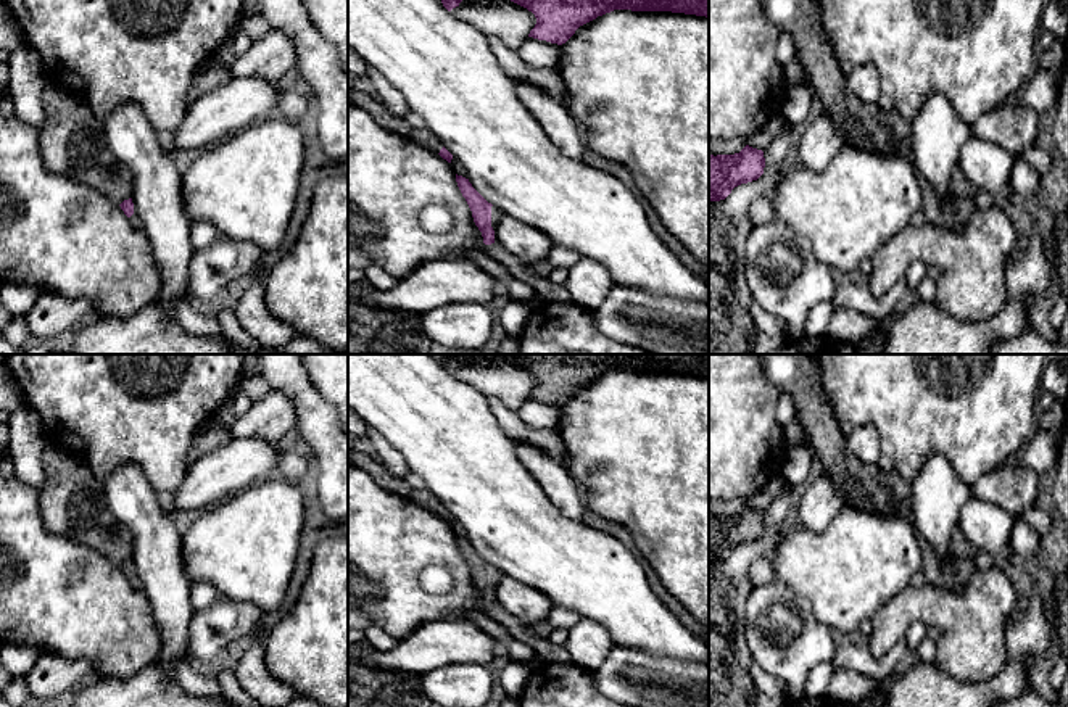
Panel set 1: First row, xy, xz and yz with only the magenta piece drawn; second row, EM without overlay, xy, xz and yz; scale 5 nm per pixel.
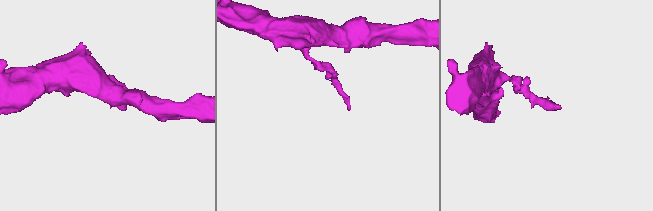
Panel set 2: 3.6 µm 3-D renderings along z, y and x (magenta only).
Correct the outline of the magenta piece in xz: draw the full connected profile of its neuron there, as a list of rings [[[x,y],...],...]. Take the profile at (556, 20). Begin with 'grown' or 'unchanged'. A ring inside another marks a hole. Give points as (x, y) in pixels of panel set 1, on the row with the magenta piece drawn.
unchanged; [[[511,0],[536,18],[528,37],[565,43],[575,31],[614,10],[672,11],[709,18],[709,0]]]

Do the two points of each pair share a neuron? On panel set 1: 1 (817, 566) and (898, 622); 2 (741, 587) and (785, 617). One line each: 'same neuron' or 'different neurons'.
1: different neurons
2: different neurons

